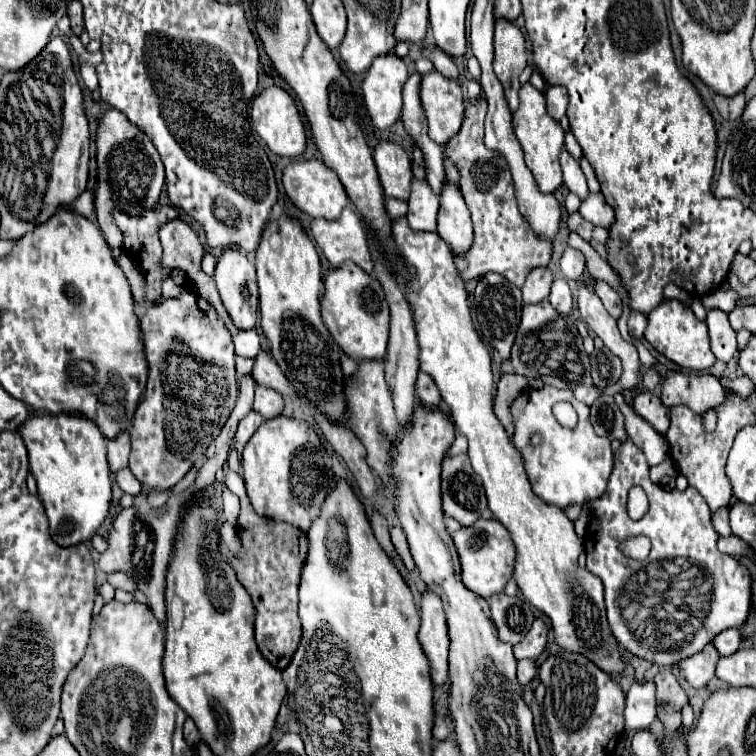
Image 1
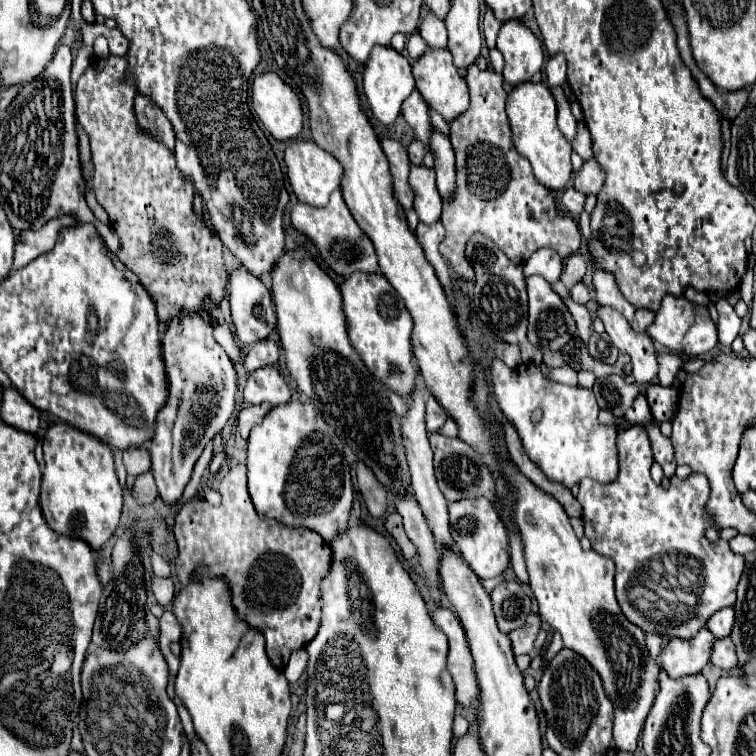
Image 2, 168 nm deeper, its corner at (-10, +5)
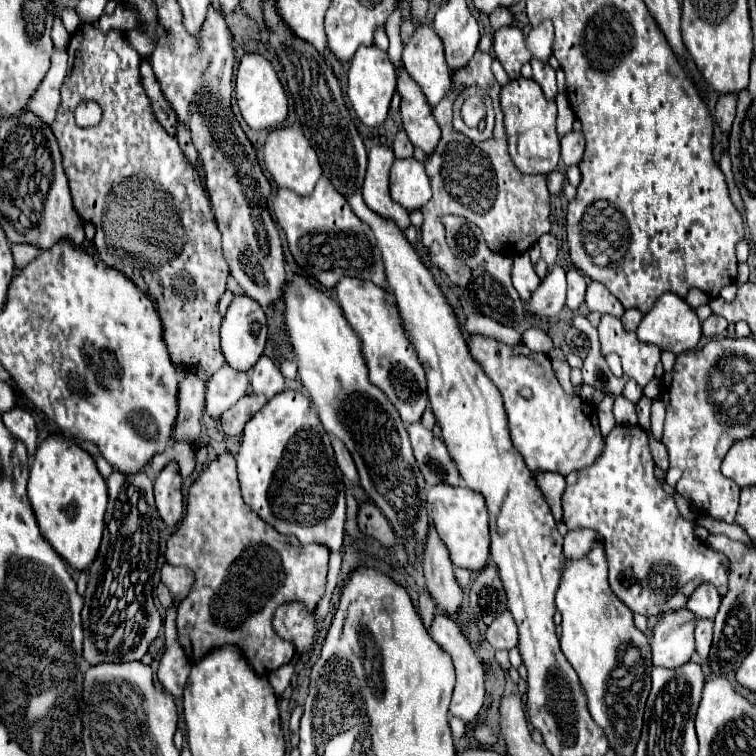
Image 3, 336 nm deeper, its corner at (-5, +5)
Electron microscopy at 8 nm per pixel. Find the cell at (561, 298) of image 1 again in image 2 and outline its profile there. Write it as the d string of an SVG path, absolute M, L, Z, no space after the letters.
M582 282L574 284L572 290L570 290L570 294L572 294L572 300L578 302L578 304L586 304L590 300L590 292L588 292L588 288Z

